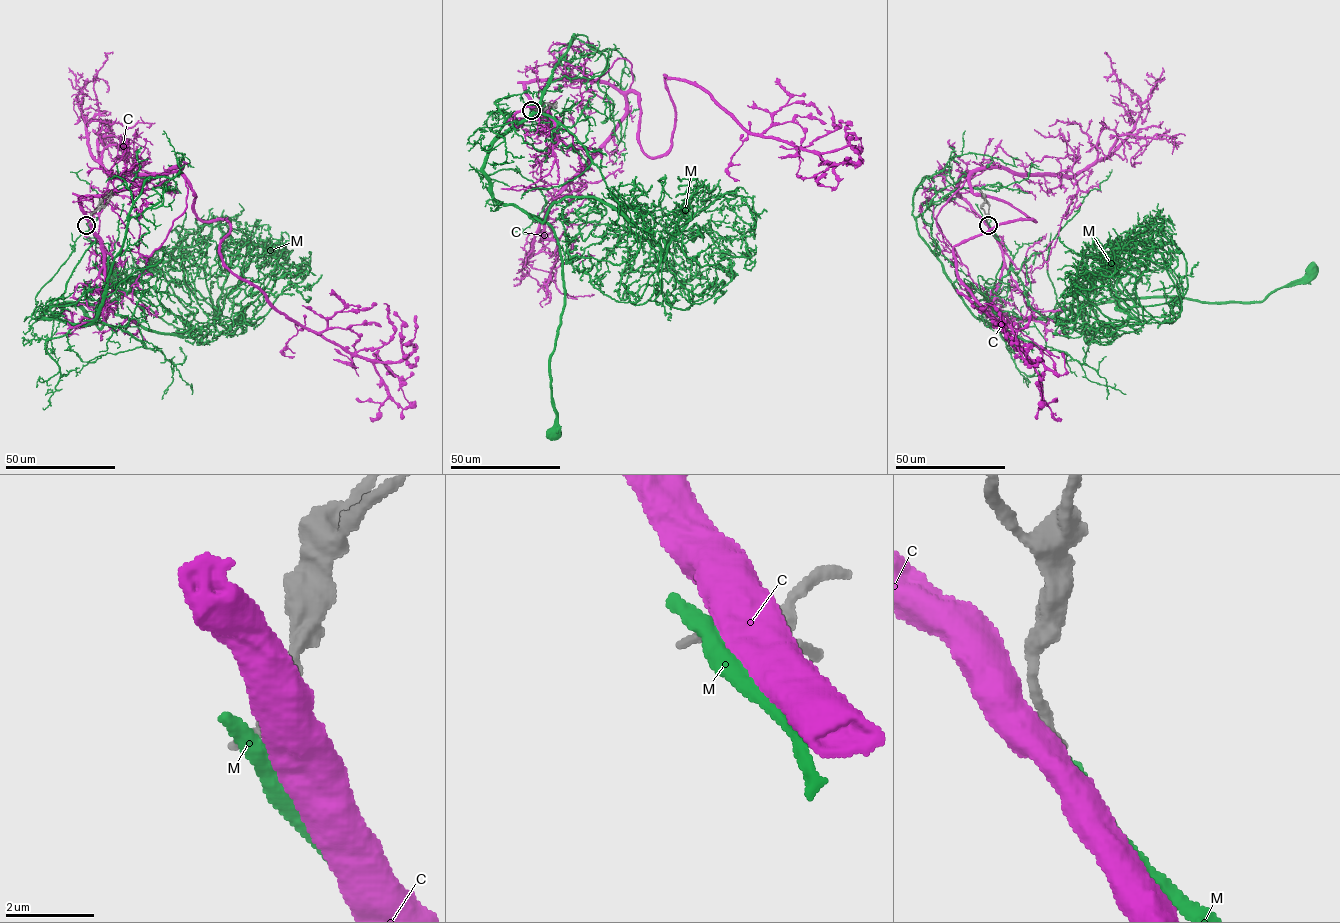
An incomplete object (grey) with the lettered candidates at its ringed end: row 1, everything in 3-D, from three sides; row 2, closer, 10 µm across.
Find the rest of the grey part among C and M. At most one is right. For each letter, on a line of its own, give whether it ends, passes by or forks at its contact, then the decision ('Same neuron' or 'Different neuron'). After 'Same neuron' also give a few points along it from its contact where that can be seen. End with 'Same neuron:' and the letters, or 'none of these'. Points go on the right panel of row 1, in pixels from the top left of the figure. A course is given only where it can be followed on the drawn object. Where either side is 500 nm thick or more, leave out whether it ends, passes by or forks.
C: Different neuron
M: Different neuron
Same neuron: none of these

